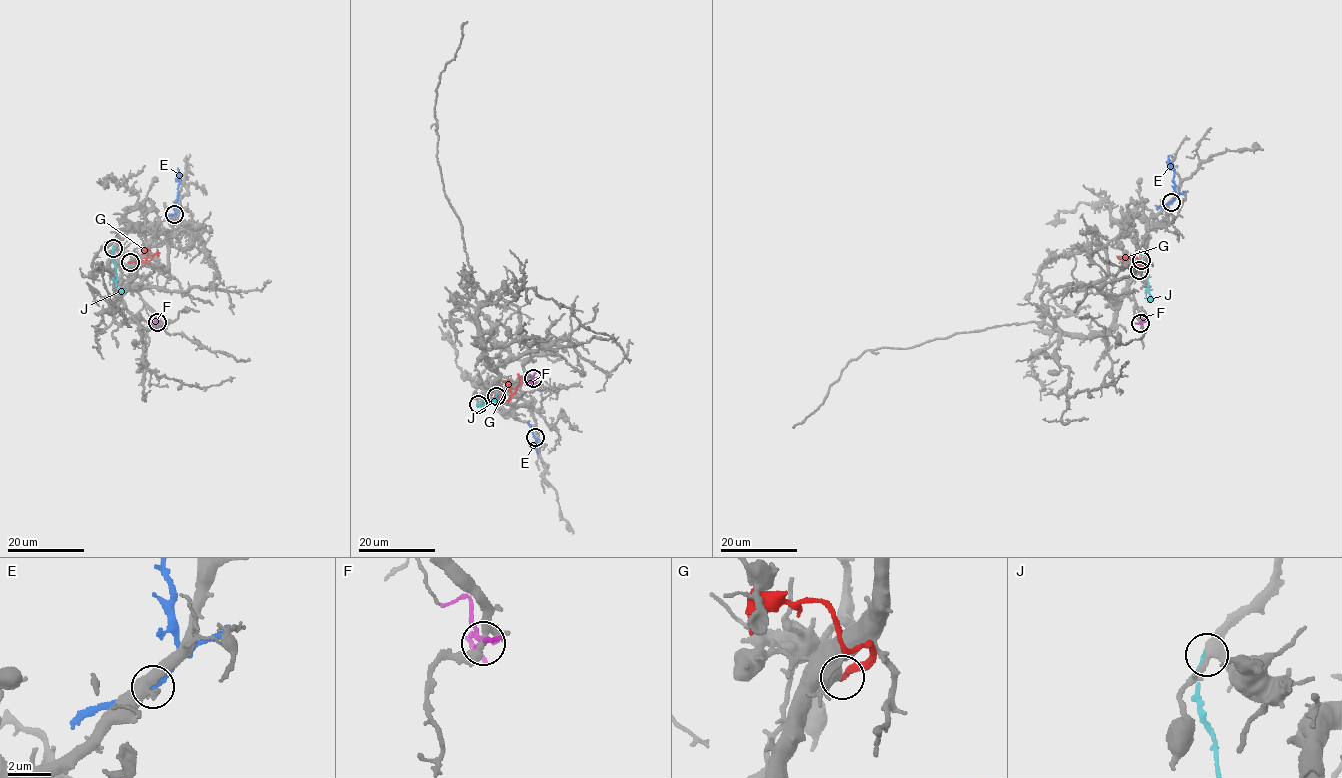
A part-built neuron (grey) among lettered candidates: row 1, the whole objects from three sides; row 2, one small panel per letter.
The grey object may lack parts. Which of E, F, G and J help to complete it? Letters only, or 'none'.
J

